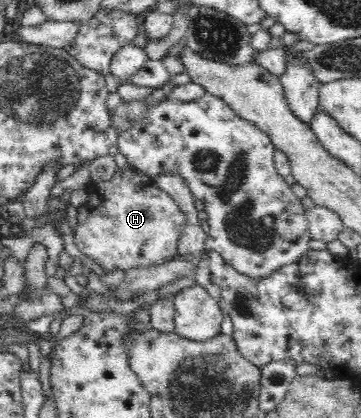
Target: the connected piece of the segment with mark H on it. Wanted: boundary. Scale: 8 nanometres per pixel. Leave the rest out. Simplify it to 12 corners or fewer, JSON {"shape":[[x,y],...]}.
{"shape":[[137,168],[85,186],[74,242],[104,272],[176,257],[185,216]]}

